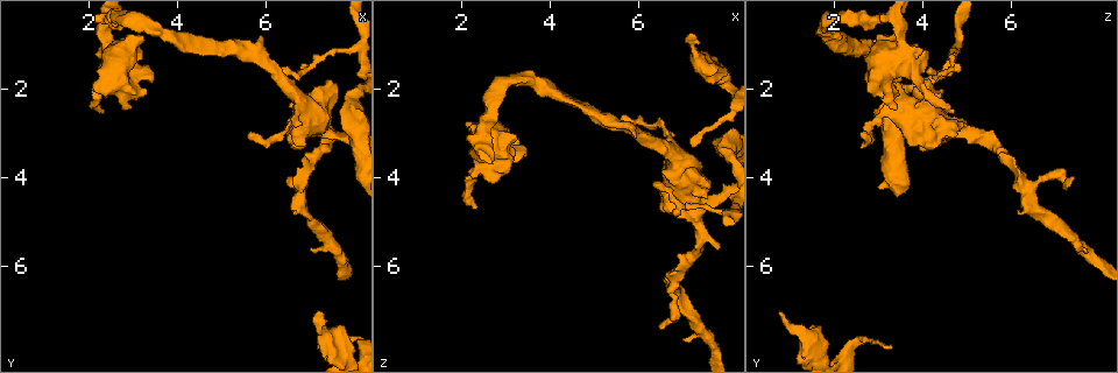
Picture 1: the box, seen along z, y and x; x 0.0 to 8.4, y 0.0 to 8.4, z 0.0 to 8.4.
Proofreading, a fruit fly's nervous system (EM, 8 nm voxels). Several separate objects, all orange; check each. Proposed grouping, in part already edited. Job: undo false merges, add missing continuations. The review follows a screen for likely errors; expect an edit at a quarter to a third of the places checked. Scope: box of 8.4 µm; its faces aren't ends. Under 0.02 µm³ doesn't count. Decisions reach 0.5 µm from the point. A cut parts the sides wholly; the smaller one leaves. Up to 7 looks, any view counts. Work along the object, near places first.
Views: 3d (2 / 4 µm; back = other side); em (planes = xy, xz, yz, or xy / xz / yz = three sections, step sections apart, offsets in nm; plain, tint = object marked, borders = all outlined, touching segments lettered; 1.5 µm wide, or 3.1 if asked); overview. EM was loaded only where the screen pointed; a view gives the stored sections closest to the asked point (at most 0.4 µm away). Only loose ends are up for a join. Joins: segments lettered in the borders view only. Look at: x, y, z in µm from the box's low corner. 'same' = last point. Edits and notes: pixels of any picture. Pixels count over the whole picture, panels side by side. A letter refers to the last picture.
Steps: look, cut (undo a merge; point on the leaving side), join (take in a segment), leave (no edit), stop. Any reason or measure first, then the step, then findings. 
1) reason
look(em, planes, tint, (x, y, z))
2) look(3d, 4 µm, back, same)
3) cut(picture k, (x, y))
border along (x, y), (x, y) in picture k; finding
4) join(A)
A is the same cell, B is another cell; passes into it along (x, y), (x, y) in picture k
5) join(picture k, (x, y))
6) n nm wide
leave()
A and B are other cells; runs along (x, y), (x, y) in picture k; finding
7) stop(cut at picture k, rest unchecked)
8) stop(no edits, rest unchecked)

sudden change in width
look(em, planes, borders, (7.40, 3.05, 4.60))

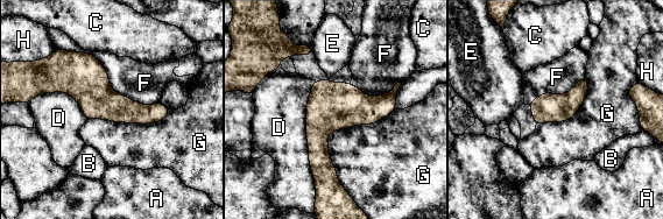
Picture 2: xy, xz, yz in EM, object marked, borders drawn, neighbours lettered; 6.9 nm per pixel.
leave()
A, B, C, D, E, F, G and H are other cells; runs along (44, 86), (166, 111) in picture 2; one neuron here

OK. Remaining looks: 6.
look(em, planes, plain, (6.50, 4.00, 7.45))

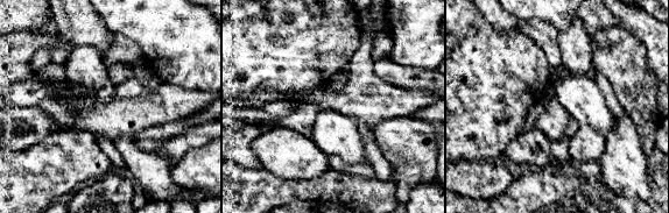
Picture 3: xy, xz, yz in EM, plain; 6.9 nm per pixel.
what lies round it
look(em, planes, borders, same)

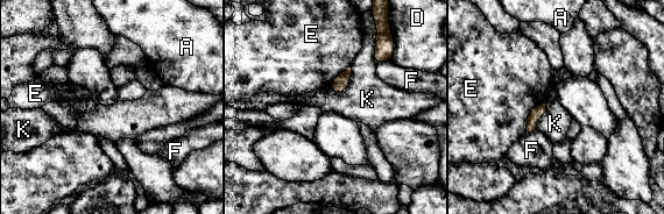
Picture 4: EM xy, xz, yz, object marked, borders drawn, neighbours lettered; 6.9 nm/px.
E touches over 280 nm
leave()
A, D, E, F and K are other cells; border along (351, 66), (350, 84), (332, 92) in picture 4; none of them fits

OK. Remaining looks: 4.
end of a long branch
look(3d, 2 µm, (7.20, 7.85, 3.35))

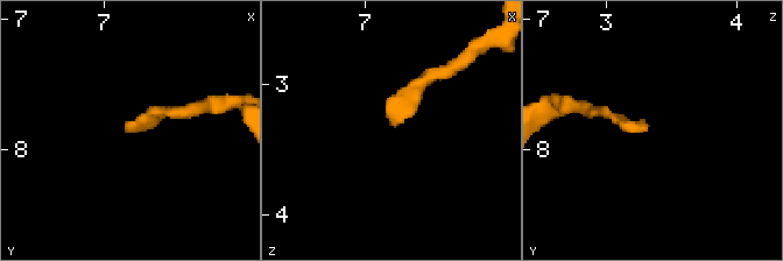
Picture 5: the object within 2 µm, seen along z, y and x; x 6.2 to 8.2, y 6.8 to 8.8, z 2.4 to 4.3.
look(em, planes, borders, (7.18, 7.84, 3.30))

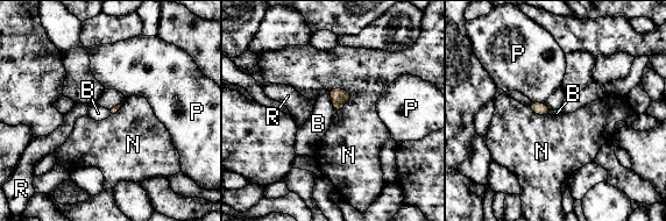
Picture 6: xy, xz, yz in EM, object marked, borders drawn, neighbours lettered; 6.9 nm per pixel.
leave()
B, N, P and R are other cells; border along (327, 94), (335, 113) in picture 6; no lettered segment goes on from it

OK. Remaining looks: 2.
stop(no edits, rest unchecked)

